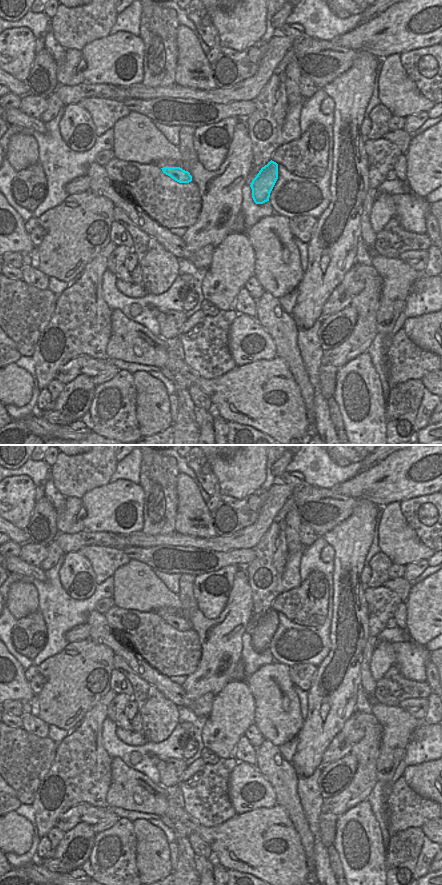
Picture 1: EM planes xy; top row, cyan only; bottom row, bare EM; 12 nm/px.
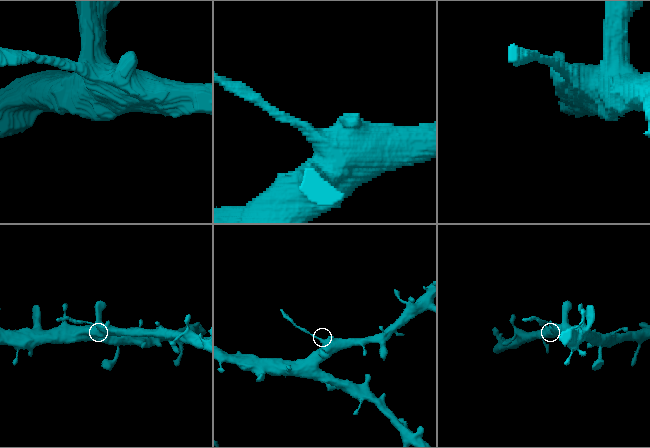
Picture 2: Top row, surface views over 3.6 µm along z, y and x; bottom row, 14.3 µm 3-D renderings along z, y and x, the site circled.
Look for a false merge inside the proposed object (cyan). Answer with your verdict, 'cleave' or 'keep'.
cleave

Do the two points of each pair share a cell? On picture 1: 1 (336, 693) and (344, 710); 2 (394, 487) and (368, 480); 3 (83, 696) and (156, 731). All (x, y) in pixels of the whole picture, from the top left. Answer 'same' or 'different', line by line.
1: same
2: same
3: different

